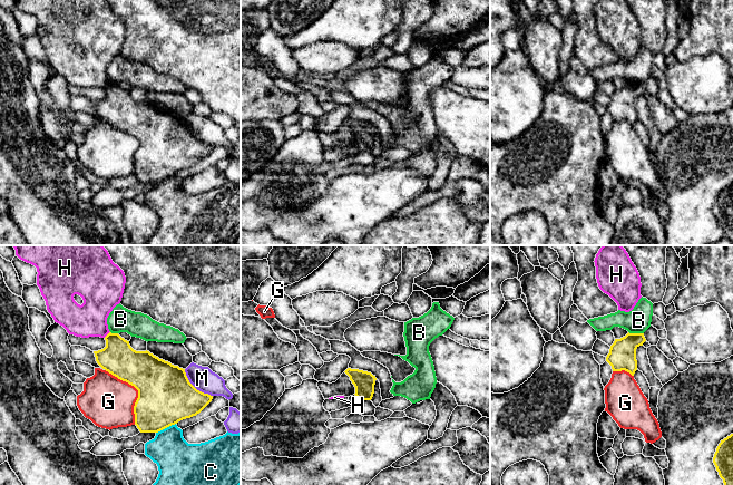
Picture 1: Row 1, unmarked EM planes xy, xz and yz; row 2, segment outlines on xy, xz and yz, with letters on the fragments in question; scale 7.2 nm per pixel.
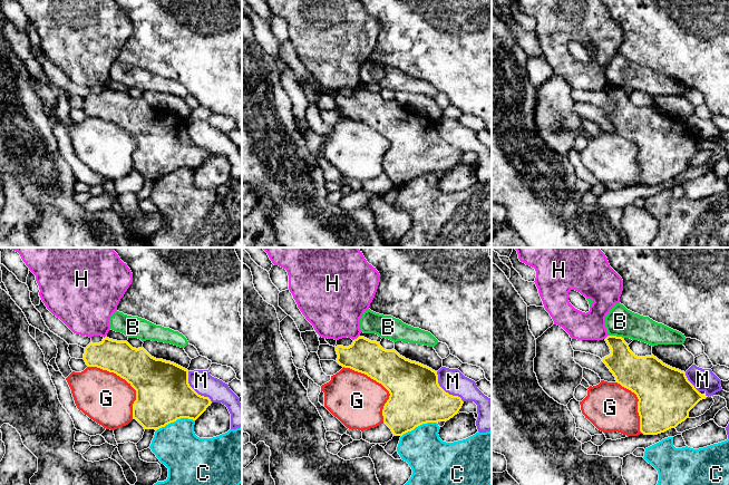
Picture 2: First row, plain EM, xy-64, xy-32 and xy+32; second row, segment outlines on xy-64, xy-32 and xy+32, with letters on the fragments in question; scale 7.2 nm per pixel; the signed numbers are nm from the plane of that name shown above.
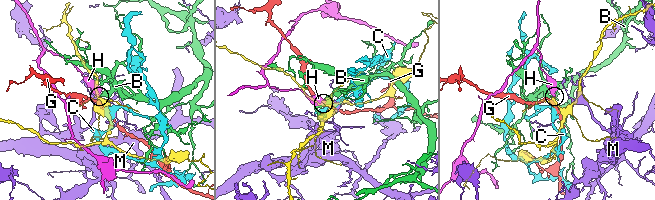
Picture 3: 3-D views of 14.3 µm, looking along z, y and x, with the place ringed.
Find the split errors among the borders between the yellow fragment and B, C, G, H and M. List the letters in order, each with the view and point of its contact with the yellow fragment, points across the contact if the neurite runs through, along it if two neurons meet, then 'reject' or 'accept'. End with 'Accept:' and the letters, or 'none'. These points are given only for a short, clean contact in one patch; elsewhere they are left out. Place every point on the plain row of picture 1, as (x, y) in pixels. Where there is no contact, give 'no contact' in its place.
B: meets yellow in yz at (636, 84); border along yz (628, 81), (643, 84); reject
C: meets yellow in xy at (165, 177); reject
G: meets yellow in xy at (138, 142); reject
H: meets yellow in xy at (107, 85); border along xy (109, 81), (104, 87); reject
M: meets yellow in xy at (194, 137); reject
Accept: none

